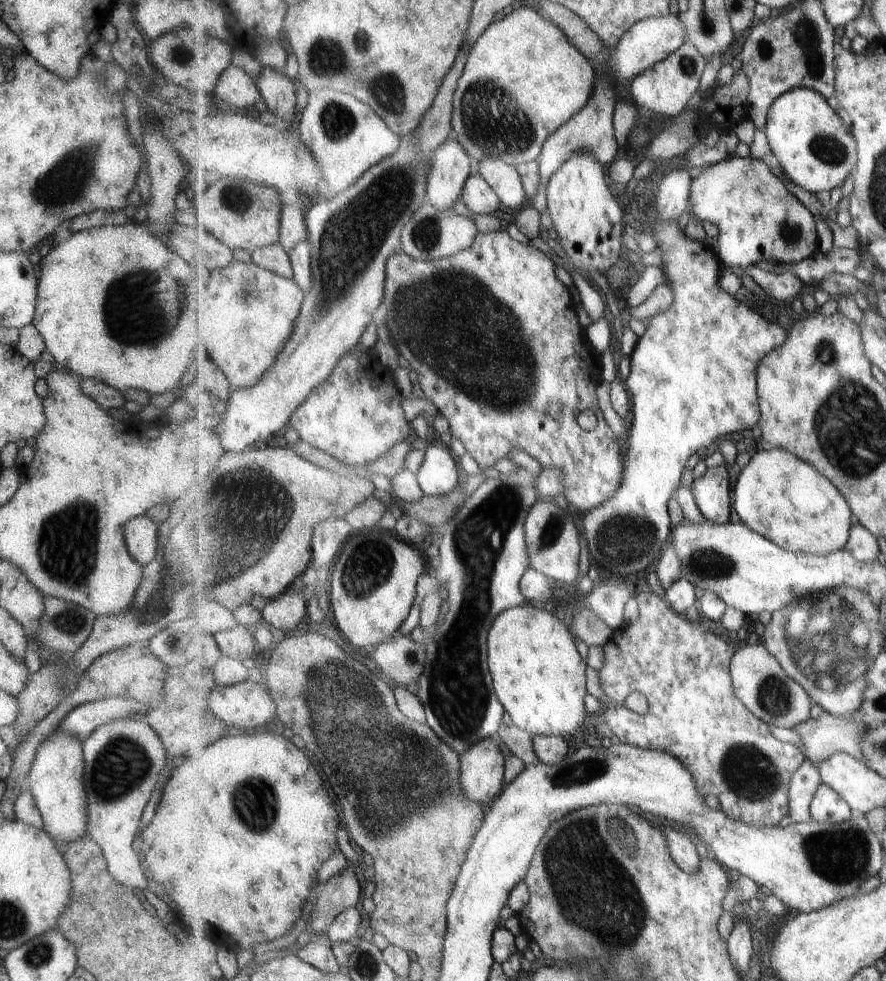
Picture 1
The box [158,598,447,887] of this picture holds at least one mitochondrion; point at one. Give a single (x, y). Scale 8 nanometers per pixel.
(345, 722)

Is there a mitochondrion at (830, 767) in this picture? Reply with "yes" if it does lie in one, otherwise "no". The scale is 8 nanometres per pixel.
no

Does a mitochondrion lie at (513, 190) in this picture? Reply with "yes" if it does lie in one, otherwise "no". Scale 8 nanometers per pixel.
no

